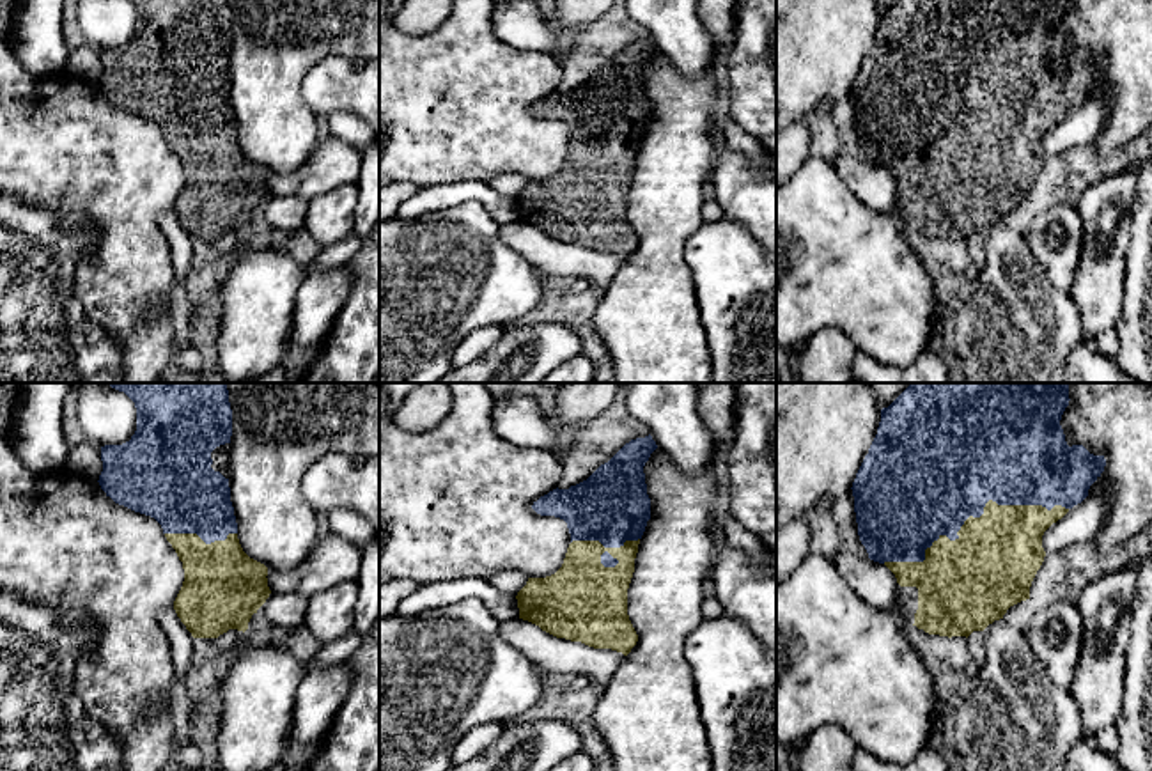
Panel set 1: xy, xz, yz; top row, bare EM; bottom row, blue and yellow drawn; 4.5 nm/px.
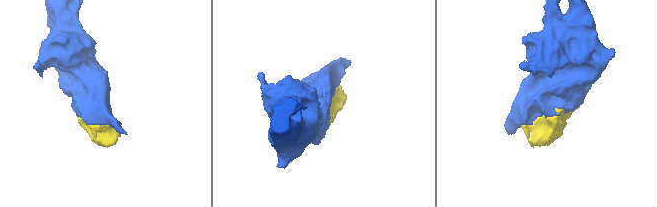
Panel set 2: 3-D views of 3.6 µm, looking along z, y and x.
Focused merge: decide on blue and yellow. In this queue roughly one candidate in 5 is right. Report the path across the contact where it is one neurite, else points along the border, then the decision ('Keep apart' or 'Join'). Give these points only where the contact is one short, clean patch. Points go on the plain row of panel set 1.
Join

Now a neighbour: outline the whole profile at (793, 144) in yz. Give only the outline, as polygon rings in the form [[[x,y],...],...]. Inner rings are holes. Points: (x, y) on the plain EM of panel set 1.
[[[824,103],[817,113],[796,117],[789,128],[776,133],[776,184],[789,179],[810,156],[812,119],[828,113],[831,106],[831,103]]]

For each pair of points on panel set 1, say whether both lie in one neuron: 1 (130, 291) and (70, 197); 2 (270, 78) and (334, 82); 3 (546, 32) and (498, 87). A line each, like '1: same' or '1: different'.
1: same
2: different
3: different

